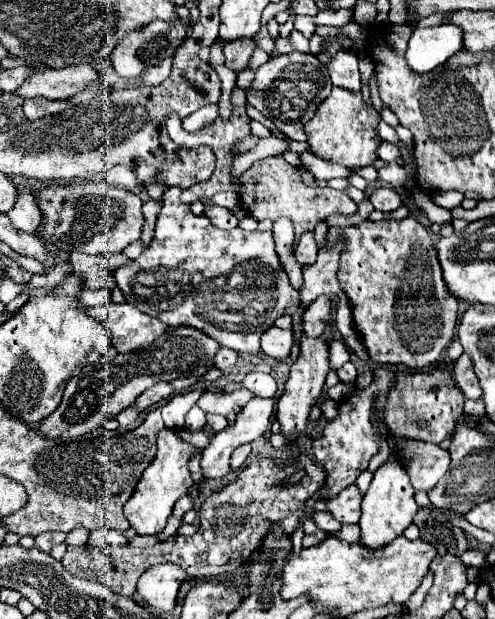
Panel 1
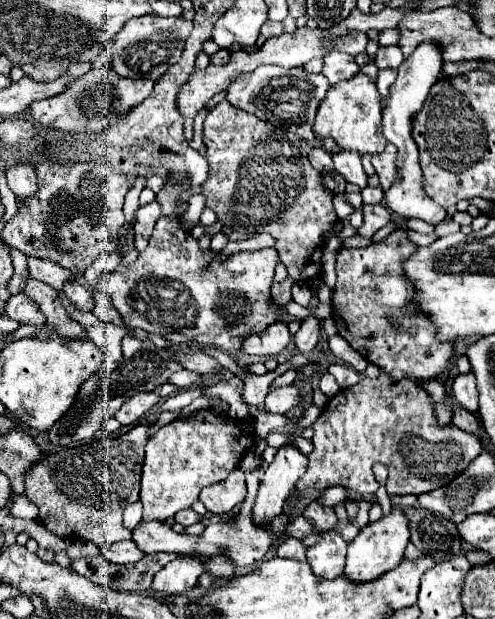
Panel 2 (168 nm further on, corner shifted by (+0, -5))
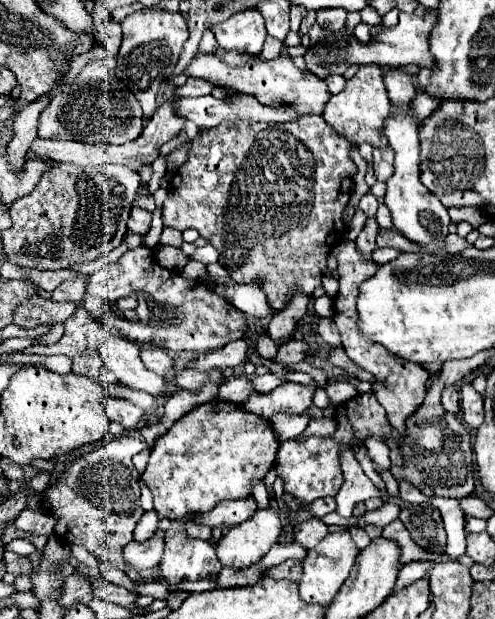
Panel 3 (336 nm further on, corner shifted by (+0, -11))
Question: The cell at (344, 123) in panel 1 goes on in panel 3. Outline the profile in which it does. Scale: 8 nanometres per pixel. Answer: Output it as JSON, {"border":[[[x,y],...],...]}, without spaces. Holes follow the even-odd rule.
{"border":[[[377,64],[359,66],[359,72],[347,80],[345,88],[331,96],[325,104],[325,122],[331,124],[341,136],[347,136],[349,142],[361,144],[369,142],[373,148],[387,148],[387,138],[383,134],[385,120],[391,114],[391,100],[387,96],[385,84],[383,84],[383,72]]]}

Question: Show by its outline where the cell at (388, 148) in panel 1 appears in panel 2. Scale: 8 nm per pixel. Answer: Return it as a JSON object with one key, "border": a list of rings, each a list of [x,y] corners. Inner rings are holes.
{"border":[[[387,144],[381,154],[371,158],[371,162],[373,162],[373,166],[375,166],[377,174],[379,174],[379,182],[381,182],[383,192],[387,192],[395,182],[395,176],[397,176],[395,160],[397,160],[397,148],[393,144]]]}

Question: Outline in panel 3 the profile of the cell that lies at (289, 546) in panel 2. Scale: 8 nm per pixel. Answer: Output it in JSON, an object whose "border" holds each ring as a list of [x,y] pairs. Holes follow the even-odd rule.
{"border":[[[285,560],[271,570],[265,570],[263,576],[273,576],[275,580],[293,580],[299,582],[301,576],[301,562],[299,560]]]}

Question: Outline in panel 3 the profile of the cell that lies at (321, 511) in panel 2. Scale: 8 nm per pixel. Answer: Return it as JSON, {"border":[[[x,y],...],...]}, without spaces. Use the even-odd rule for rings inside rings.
{"border":[[[307,520],[307,522],[297,522],[293,526],[293,540],[305,546],[307,550],[319,544],[325,536],[329,534],[327,526],[321,520]]]}

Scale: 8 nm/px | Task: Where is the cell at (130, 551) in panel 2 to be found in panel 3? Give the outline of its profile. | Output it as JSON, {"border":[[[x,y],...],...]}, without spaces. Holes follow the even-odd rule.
{"border":[[[157,534],[151,536],[149,540],[145,540],[145,542],[131,540],[125,546],[125,552],[123,552],[125,562],[133,570],[149,570],[149,568],[155,568],[159,564],[161,556],[163,556],[163,538],[159,538]]]}

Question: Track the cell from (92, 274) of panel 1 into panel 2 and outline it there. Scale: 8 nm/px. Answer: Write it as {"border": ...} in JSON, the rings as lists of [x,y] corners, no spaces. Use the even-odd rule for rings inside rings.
{"border":[[[67,280],[65,282],[65,288],[63,288],[63,292],[67,294],[67,298],[79,308],[79,310],[93,310],[93,296],[91,296],[91,292],[79,282],[79,280]]]}

